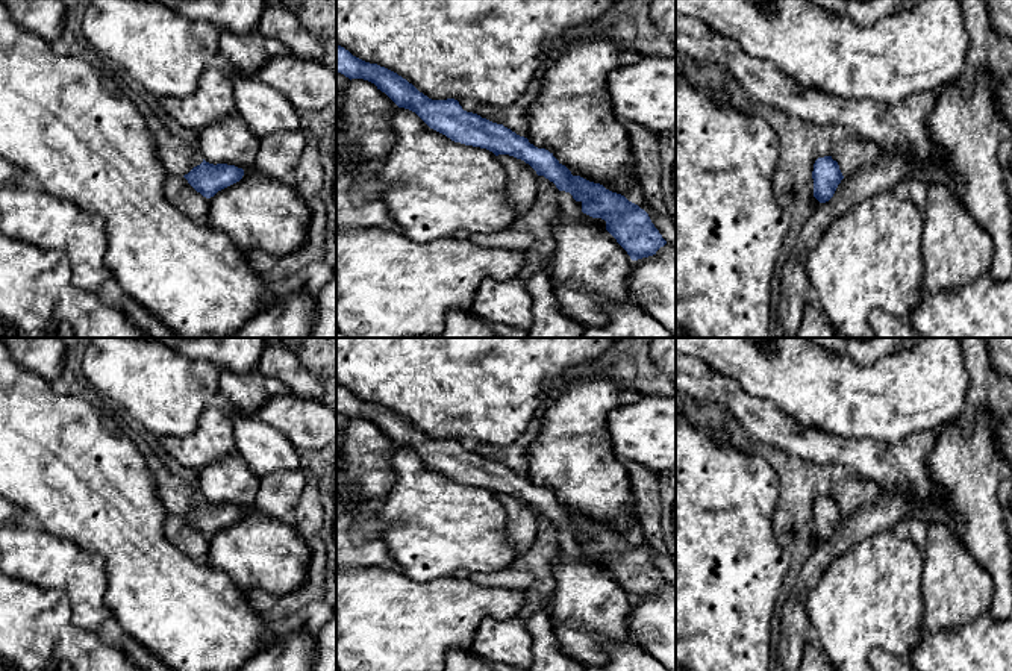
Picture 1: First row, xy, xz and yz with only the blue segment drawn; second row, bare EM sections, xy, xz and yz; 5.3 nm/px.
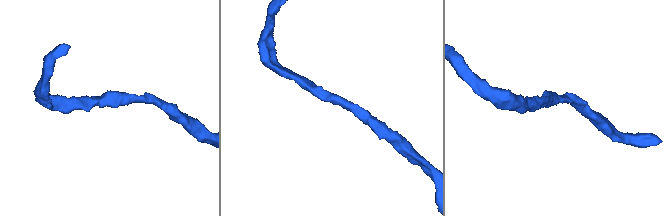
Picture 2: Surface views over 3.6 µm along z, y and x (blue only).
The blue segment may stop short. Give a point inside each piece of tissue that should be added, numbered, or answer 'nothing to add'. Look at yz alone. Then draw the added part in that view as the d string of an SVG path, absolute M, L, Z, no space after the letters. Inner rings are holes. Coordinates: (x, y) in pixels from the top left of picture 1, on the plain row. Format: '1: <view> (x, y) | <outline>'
nothing to add

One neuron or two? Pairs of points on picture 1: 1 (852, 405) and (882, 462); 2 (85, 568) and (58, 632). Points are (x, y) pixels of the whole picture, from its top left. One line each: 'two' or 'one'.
1: two
2: two

